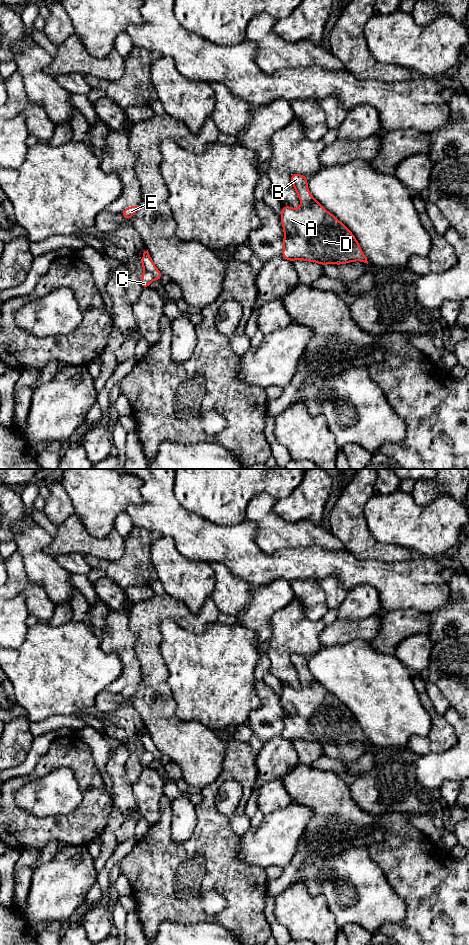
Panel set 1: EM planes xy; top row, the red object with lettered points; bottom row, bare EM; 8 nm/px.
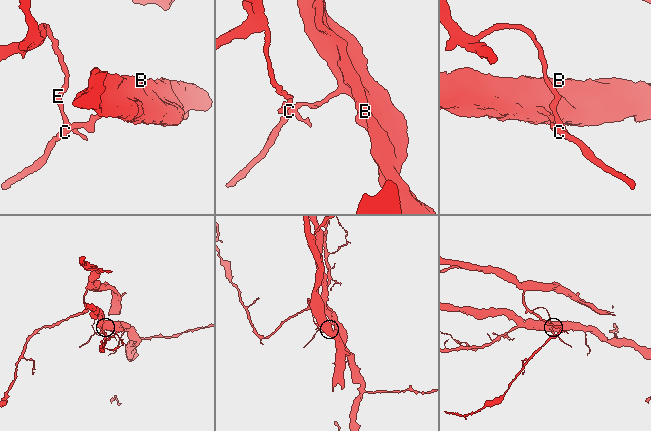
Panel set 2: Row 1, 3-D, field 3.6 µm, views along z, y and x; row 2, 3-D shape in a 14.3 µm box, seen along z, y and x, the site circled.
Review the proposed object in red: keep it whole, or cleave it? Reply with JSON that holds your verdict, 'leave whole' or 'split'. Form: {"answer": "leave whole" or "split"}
{"answer": "split"}

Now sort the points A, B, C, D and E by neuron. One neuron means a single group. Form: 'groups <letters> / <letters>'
groups A B C D / E

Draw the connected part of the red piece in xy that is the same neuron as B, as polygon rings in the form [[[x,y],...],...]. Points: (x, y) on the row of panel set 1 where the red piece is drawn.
[[[293,173],[290,175],[290,179],[299,196],[301,207],[294,209],[282,205],[280,218],[284,231],[284,247],[281,256],[290,262],[304,260],[317,262],[322,266],[326,264],[342,265],[354,261],[368,264],[367,257],[353,233],[310,194],[307,185],[308,176]]]

